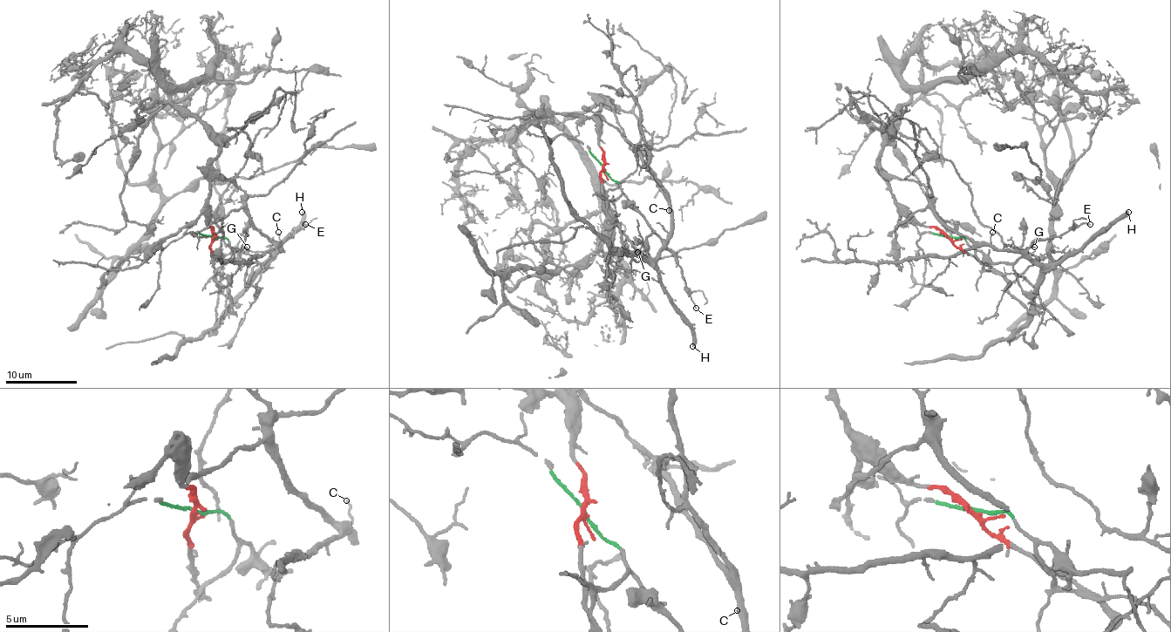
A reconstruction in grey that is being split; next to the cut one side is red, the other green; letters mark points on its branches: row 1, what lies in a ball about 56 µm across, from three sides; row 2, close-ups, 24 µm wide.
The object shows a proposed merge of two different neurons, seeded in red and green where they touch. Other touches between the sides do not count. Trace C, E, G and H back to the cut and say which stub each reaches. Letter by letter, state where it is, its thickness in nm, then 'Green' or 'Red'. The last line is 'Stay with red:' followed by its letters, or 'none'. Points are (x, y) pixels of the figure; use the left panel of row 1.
C: Place: (278, 232). Thickness 90 nm. Green
E: Place: (305, 224). Thickness 120 nm. Green
G: Place: (247, 247). Thickness 120 nm. Green
H: Place: (302, 212). Thickness 420 nm. Green
Stay with red: none

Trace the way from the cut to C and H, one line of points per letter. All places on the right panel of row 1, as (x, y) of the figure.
C: (949, 236), (963, 238), (993, 263), (1013, 263), (1022, 254), (998, 250), (990, 240), (991, 233)
H: (949, 236), (963, 238), (993, 263), (1015, 263), (1032, 257), (1045, 265), (1059, 265), (1128, 212)

